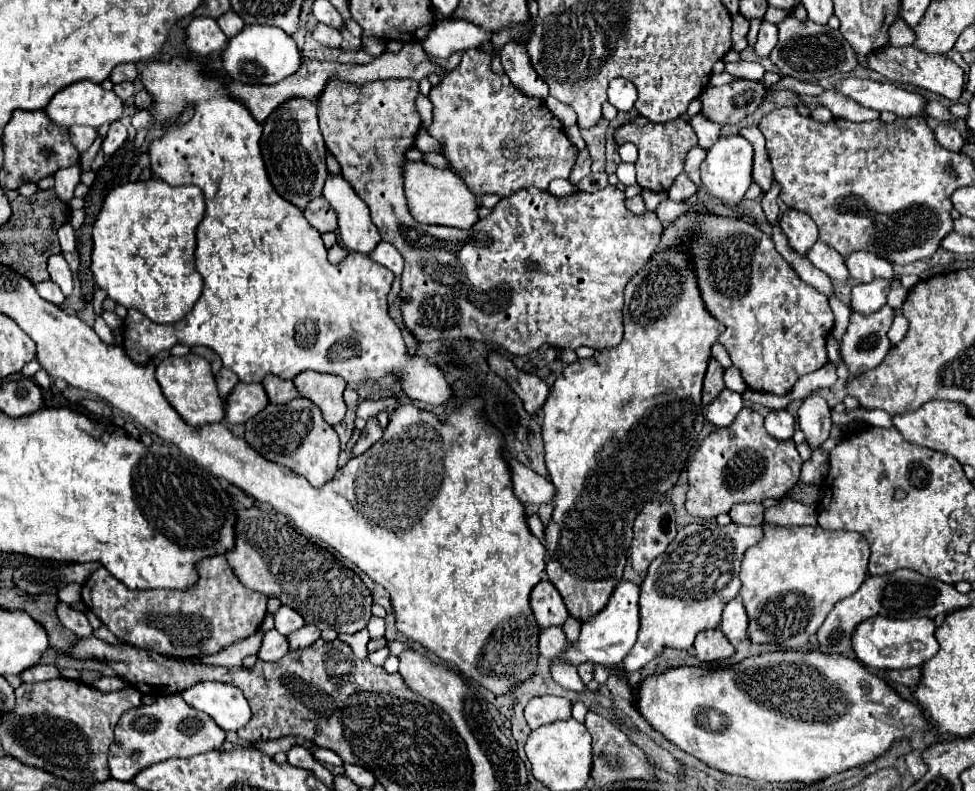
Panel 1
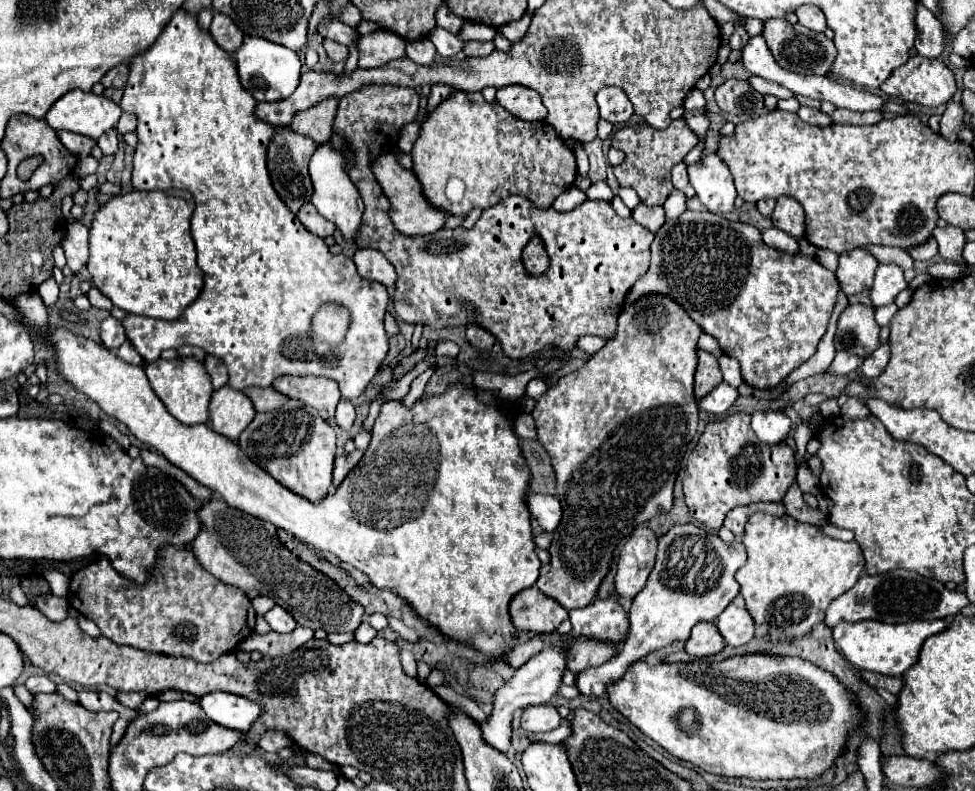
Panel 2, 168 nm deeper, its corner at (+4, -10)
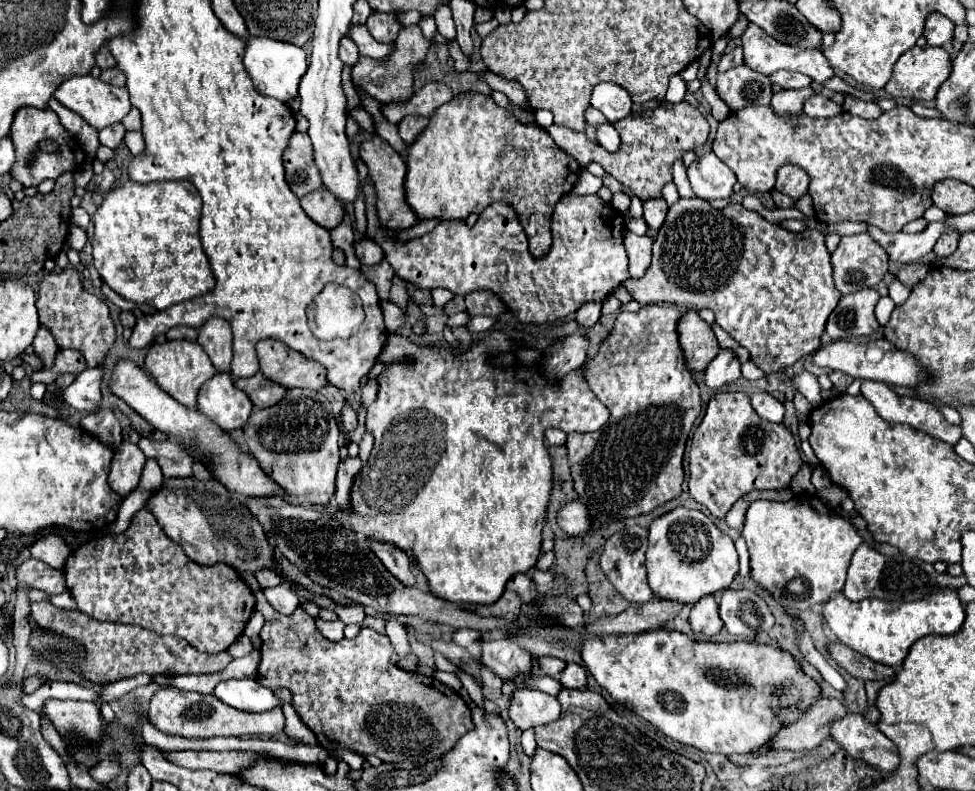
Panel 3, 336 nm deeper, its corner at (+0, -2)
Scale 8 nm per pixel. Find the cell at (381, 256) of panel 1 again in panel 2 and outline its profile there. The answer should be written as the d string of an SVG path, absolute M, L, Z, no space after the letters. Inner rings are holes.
M357 249L353 257L357 271L361 277L383 283L385 287L393 287L397 283L397 273L395 267L391 267L389 259L375 249Z

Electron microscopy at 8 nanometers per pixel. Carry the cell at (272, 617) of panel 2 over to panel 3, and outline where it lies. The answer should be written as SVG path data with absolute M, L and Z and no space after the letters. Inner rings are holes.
M281 583L277 587L269 587L267 591L263 591L263 595L269 601L269 605L283 615L291 615L295 611L295 607L301 603L297 593L287 583Z

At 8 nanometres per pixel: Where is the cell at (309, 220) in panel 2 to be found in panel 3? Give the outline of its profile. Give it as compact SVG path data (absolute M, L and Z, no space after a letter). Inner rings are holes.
M317 189L315 193L305 195L301 199L301 207L317 225L321 225L325 229L337 227L345 213L343 205L337 199L333 199L331 193L327 193L323 189Z

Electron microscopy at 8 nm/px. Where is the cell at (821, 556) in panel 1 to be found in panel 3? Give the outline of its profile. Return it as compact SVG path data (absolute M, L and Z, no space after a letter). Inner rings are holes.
M817 493L795 495L789 501L765 501L765 499L753 501L747 509L743 539L747 541L751 553L753 581L763 589L767 589L787 613L805 611L837 595L845 585L851 555L863 543L855 527L843 517L839 517L829 505L825 505L825 501Z

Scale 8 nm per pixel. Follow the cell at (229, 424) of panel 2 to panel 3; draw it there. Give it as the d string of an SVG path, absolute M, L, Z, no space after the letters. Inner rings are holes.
M215 373L199 389L197 411L229 433L247 423L253 405L249 403L249 397L233 385L229 373Z

